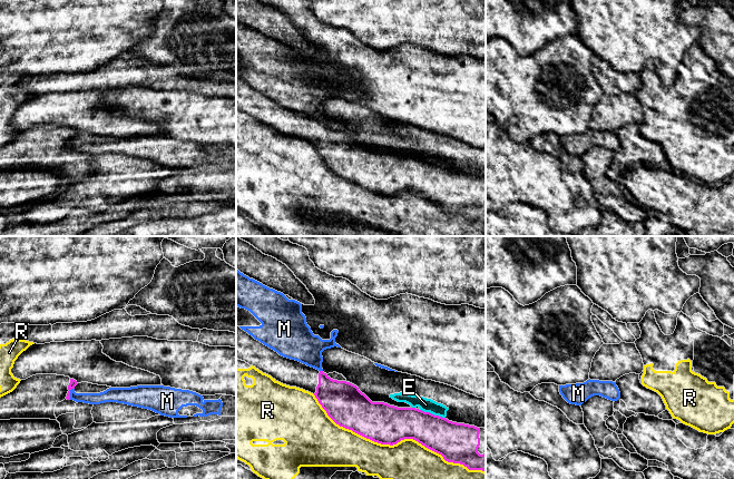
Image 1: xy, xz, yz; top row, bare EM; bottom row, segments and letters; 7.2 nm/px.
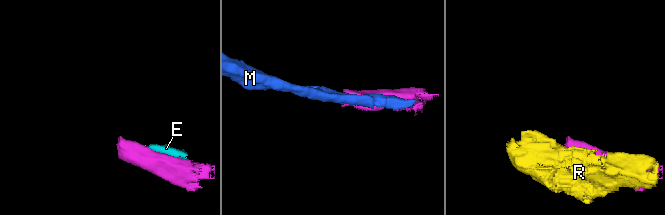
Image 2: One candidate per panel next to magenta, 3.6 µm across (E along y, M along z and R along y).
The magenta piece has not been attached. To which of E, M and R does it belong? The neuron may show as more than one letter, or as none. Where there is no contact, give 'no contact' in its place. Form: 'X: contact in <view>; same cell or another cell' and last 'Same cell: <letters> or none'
E: contact in xz; another cell
M: contact in xy; another cell
R: contact in xz; another cell
Same cell: none

